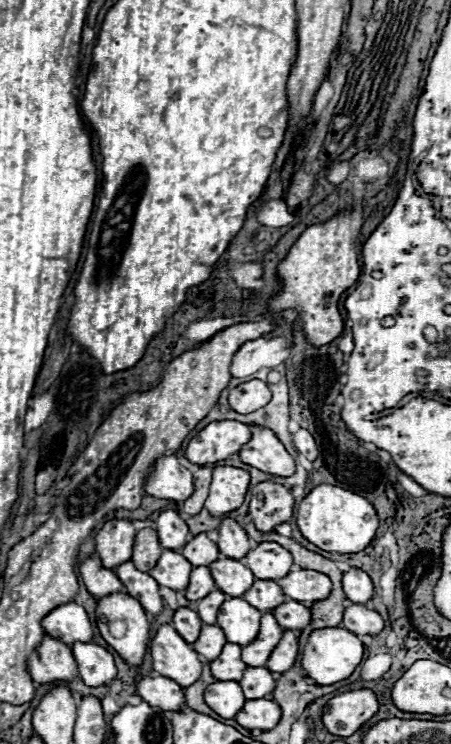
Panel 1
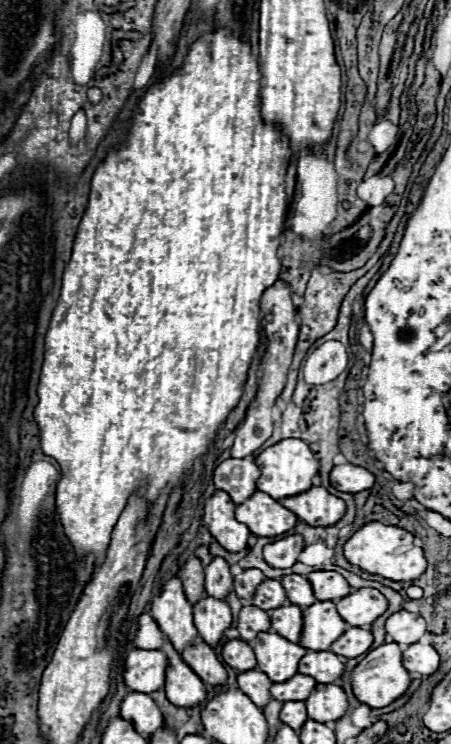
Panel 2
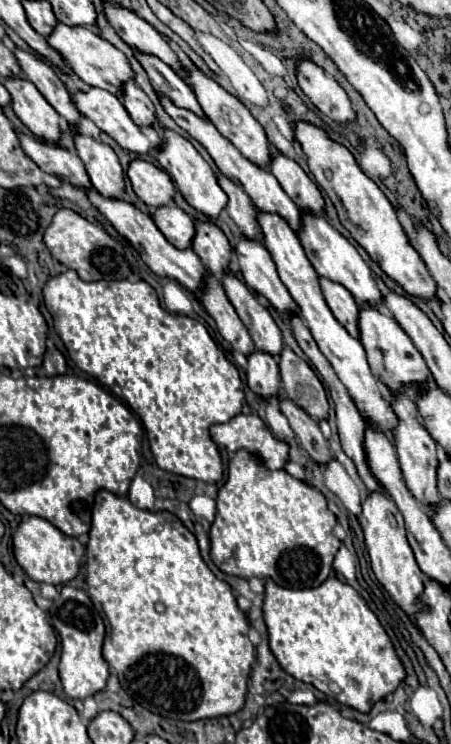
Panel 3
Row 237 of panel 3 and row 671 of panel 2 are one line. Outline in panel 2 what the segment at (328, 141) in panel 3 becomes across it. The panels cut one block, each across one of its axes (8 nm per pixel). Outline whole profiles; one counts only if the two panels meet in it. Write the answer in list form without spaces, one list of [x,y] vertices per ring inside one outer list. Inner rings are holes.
[[[386,642],[374,650],[370,650],[366,654],[366,658],[362,662],[358,662],[358,666],[352,670],[350,674],[350,686],[354,696],[362,702],[368,704],[370,708],[384,708],[390,702],[394,702],[396,698],[400,698],[408,686],[410,686],[410,676],[406,672],[406,668],[402,666],[402,654],[396,642]]]

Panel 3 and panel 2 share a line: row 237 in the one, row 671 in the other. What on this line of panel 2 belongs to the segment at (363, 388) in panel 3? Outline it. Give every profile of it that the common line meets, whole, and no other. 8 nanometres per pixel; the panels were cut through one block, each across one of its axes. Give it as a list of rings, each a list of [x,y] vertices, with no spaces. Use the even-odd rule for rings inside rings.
[[[260,632],[248,642],[254,648],[260,672],[264,672],[272,682],[284,682],[298,672],[298,662],[306,648],[282,638],[276,632]]]

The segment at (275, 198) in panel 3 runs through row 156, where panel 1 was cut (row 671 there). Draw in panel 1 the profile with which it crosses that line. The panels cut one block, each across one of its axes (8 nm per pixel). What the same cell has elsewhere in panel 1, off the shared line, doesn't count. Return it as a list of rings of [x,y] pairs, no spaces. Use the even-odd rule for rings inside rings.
[[[228,642],[222,654],[214,662],[210,662],[210,670],[216,680],[240,682],[240,676],[244,676],[244,668],[248,666],[242,662],[242,648],[232,642]]]

